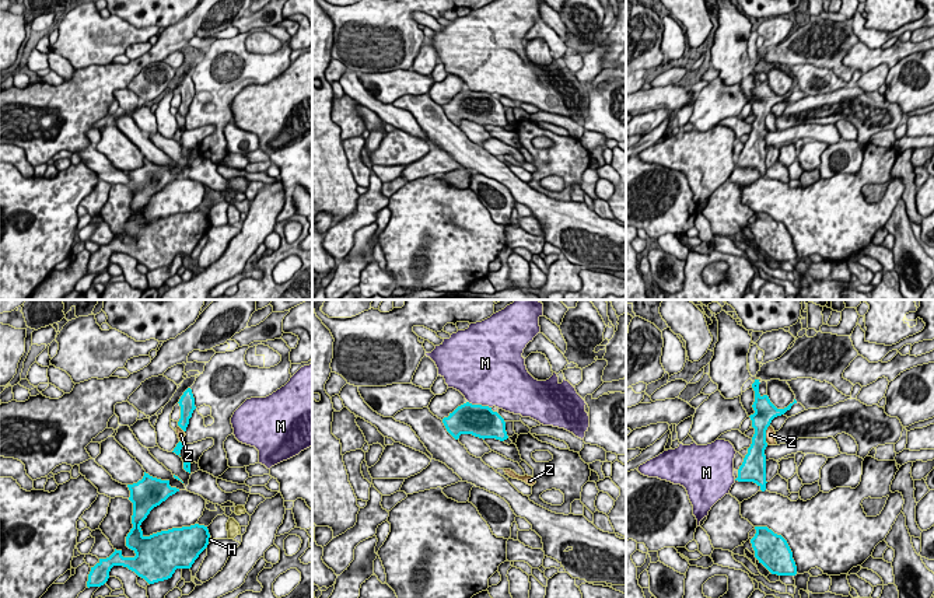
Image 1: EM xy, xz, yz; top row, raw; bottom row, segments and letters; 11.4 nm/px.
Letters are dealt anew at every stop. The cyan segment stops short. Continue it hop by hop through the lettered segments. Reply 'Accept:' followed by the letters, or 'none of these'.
Accept: none of these

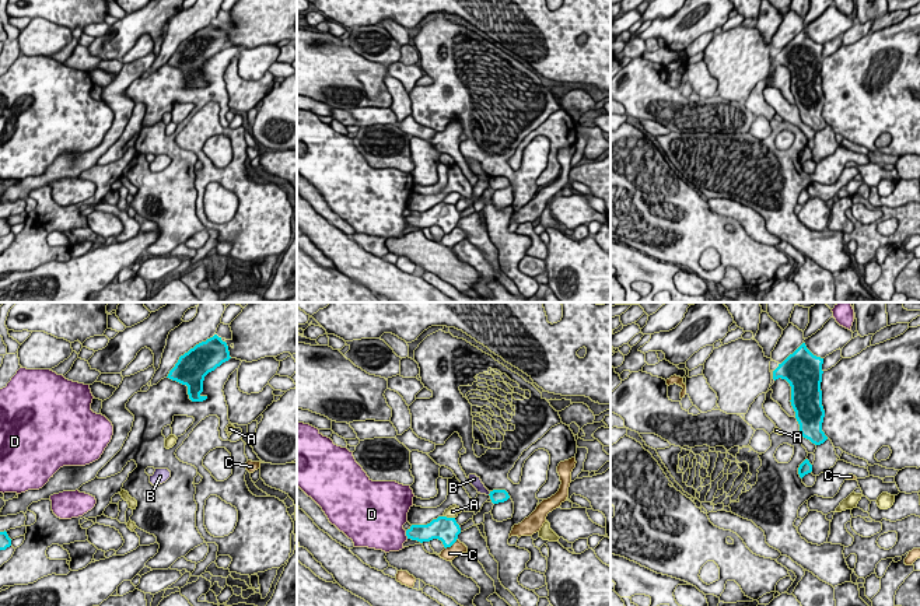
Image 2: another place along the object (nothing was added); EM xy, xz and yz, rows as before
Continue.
Accept: none of these

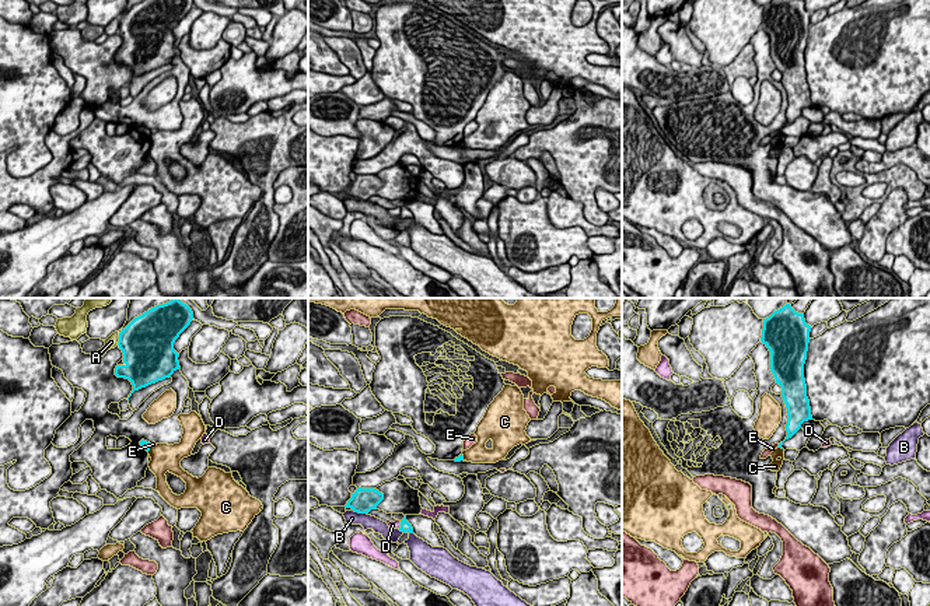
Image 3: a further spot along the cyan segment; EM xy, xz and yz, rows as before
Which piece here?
Accept: none of these

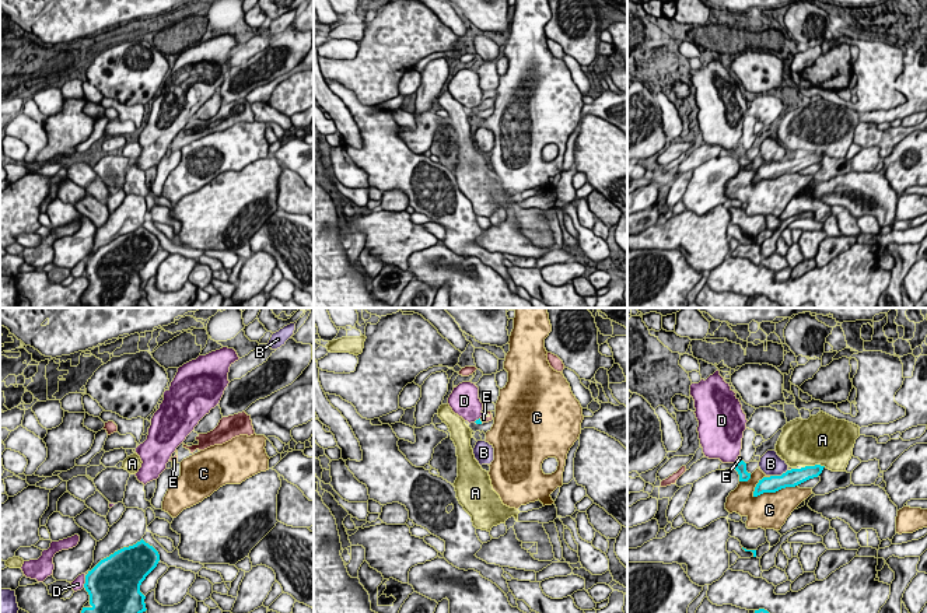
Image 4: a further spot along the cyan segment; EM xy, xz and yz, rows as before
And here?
Accept: E

